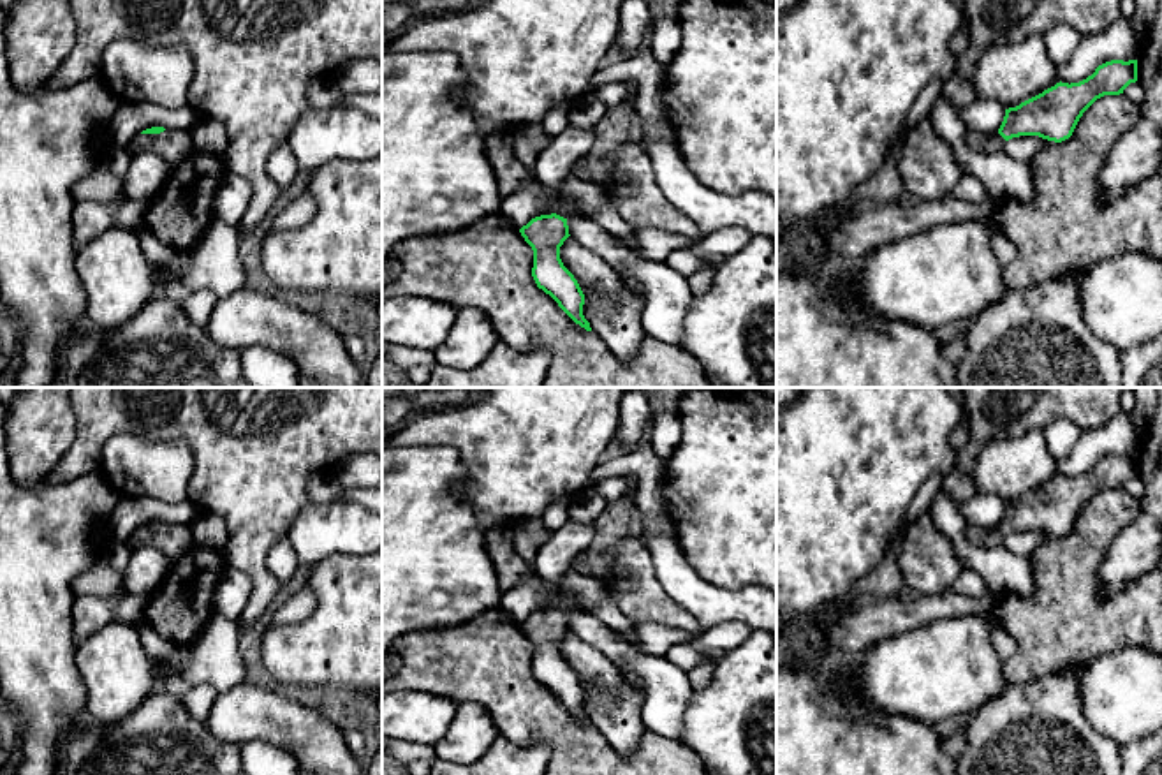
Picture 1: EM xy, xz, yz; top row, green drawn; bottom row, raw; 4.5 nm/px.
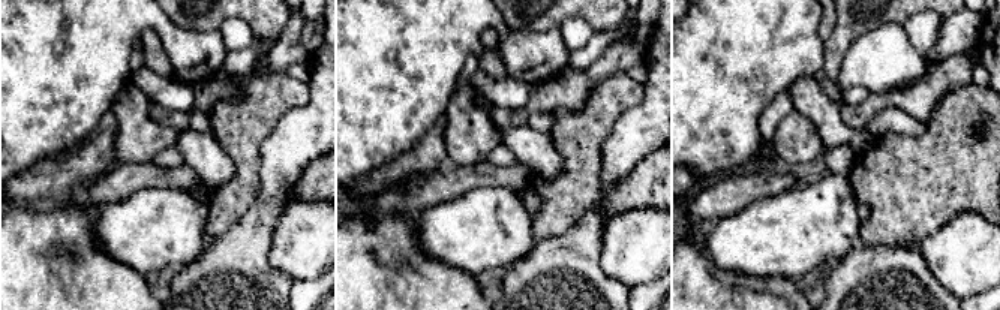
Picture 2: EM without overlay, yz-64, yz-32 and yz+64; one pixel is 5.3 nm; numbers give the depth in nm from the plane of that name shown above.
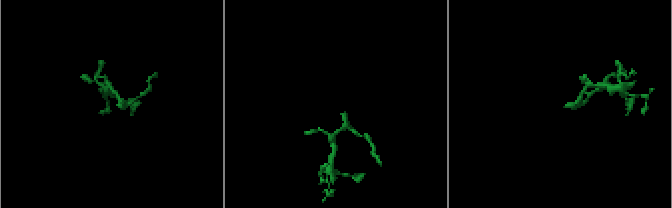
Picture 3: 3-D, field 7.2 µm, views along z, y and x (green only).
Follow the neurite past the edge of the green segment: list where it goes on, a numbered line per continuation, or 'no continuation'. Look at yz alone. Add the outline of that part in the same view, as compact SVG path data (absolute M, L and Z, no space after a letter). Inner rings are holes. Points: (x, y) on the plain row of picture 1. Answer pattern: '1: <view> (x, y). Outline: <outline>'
1: yz (981, 550). Outline: M938 491L928 507L937 530L947 535L965 569L977 572L989 594L1028 599L1035 592L1030 558L1004 546L1005 534L995 528L972 527L956 504Z

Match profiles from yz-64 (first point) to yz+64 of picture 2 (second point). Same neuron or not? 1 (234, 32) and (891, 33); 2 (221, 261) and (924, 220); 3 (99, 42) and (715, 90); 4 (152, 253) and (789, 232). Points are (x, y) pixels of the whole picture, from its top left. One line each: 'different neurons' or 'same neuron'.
1: different neurons
2: different neurons
3: same neuron
4: same neuron

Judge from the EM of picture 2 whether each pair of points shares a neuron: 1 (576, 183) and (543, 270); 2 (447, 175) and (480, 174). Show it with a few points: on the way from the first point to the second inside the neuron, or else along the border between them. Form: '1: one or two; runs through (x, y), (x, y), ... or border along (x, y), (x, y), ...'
1: two; border along (583, 216), (562, 234), (538, 241)
2: one; runs through (455, 175), (473, 175)

